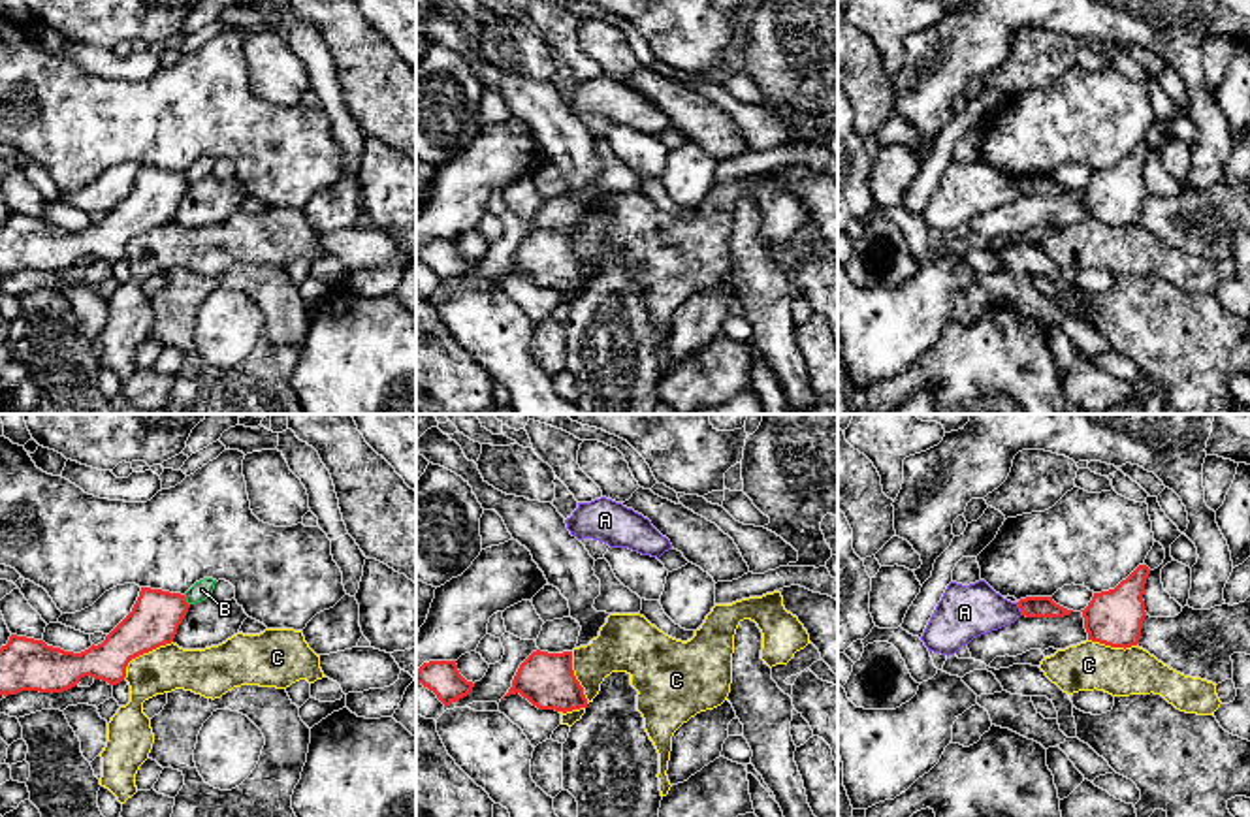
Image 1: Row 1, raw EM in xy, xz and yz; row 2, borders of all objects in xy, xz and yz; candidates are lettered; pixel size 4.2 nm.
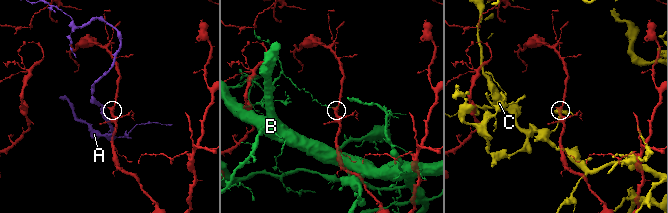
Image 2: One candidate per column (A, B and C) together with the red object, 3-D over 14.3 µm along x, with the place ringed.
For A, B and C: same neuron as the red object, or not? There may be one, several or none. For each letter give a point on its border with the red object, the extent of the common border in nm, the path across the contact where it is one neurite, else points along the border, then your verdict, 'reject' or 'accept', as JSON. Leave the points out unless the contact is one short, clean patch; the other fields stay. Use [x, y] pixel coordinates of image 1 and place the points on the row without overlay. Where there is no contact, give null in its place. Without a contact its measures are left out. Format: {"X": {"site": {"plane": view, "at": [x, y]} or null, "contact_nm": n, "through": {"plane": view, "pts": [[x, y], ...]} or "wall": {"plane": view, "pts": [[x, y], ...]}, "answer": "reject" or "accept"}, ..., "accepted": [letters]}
{"A": {"site": {"plane": "yz", "at": [1019, 185]}, "contact_nm": 70, "wall": {"plane": "yz", "pts": [[1015, 181], [1023, 192]]}, "answer": "reject"}, "B": {"site": {"plane": "xy", "at": [185, 179]}, "contact_nm": 50, "answer": "reject"}, "C": {"site": {"plane": "xy", "at": [142, 232]}, "contact_nm": 280, "answer": "reject"}, "accepted": []}

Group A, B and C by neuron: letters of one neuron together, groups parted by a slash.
A / B / C

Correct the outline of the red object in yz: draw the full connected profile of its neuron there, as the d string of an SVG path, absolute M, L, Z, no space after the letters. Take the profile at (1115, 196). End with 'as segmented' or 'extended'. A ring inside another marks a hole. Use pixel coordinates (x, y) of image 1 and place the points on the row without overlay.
M1139 143L1114 168L1094 171L1082 190L1088 218L1111 226L1131 226L1139 222L1145 190L1145 162L1150 152Z; as segmented

